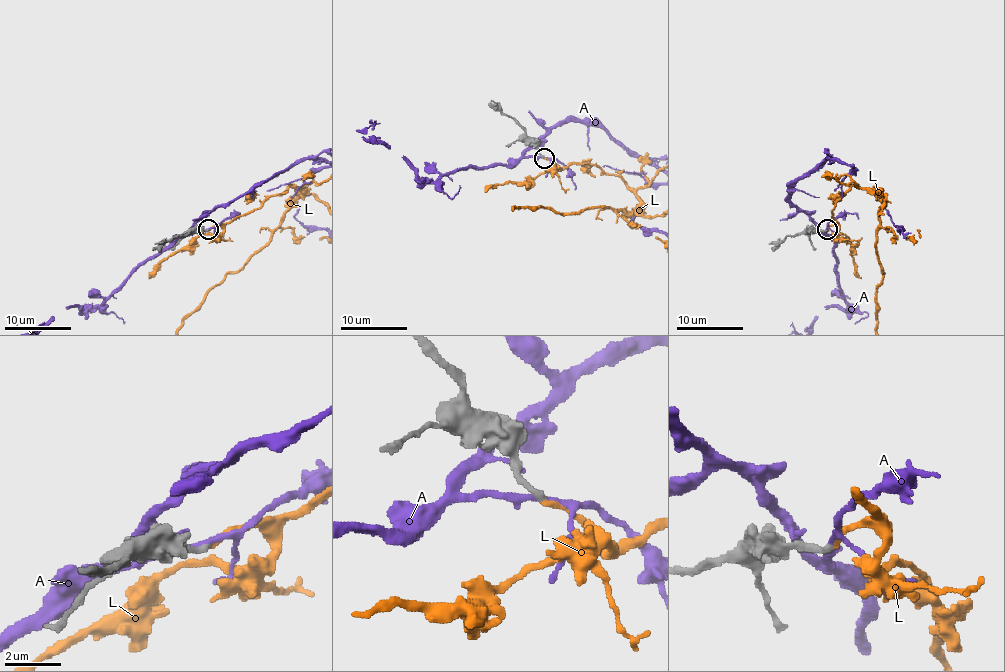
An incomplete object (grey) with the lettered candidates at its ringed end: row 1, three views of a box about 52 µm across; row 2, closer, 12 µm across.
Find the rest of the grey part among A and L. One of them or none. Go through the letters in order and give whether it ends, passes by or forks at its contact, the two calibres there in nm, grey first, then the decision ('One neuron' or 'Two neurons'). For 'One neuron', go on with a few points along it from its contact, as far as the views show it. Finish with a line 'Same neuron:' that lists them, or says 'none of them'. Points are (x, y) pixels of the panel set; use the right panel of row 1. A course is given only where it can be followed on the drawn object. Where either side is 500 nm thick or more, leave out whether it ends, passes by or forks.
A: It passes by. Thickness 240 nm (grey) against 220 nm. Two neurons
L: It ends there. Thickness 240 nm (grey) against 200 nm. One neuron
Same neuron: L

